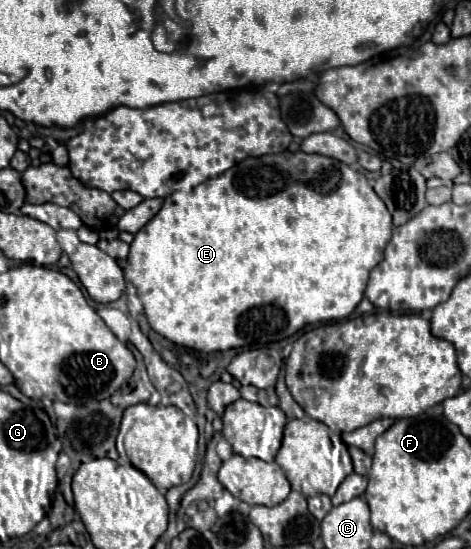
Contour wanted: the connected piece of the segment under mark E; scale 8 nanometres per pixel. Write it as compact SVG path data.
M283 151L275 155L265 155L265 157L249 157L233 165L233 169L227 169L219 177L193 187L191 191L175 191L169 197L165 197L161 211L135 235L131 243L129 263L125 267L125 279L135 285L151 329L167 337L175 345L183 345L205 353L227 351L227 349L245 347L245 345L263 347L273 341L291 337L305 325L349 317L359 305L359 301L363 299L371 269L383 259L383 249L389 243L391 231L393 231L393 223L385 203L377 197L367 177L359 171L353 171L349 165L341 161L333 161L331 157L325 157L325 155L301 153L301 151L295 151L295 153Z

